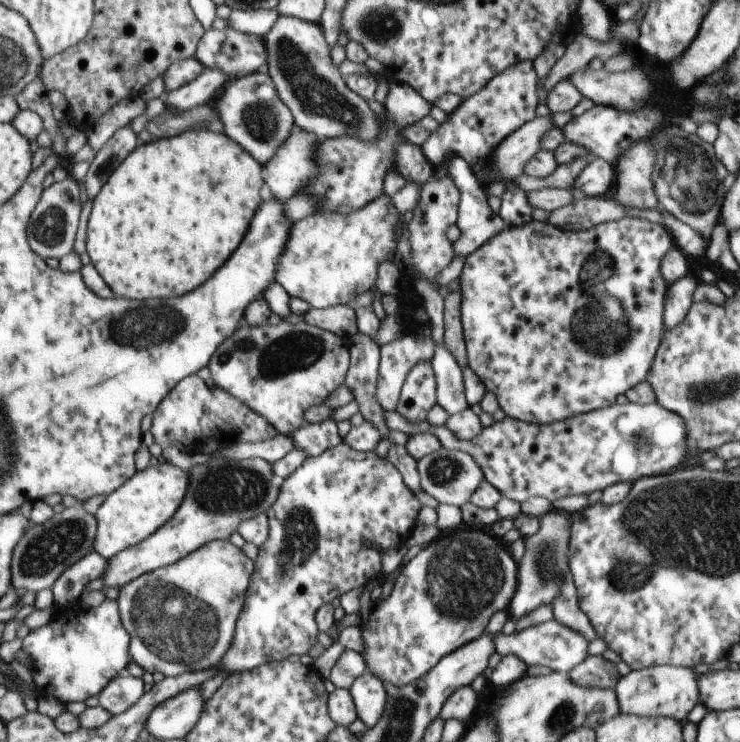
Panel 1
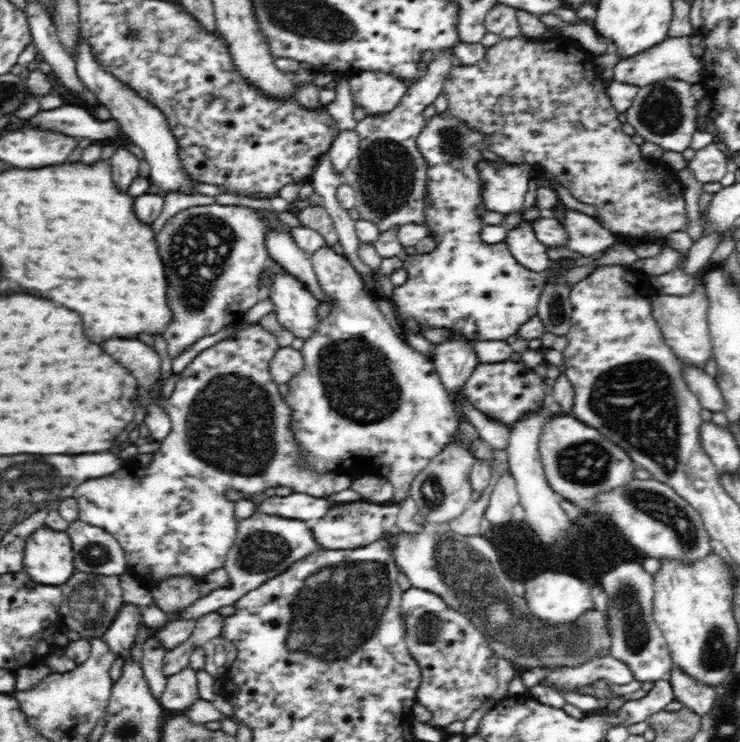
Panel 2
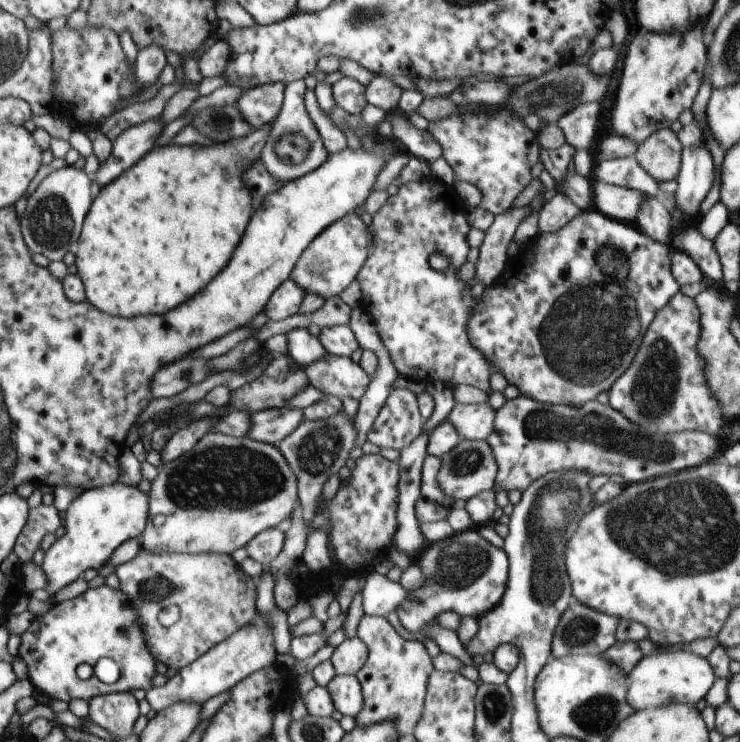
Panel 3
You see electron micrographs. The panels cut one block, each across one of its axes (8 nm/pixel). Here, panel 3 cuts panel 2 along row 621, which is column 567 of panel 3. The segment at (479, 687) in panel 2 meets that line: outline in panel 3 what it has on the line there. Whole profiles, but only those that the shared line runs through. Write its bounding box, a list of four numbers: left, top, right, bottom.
[485,395,718,493]

